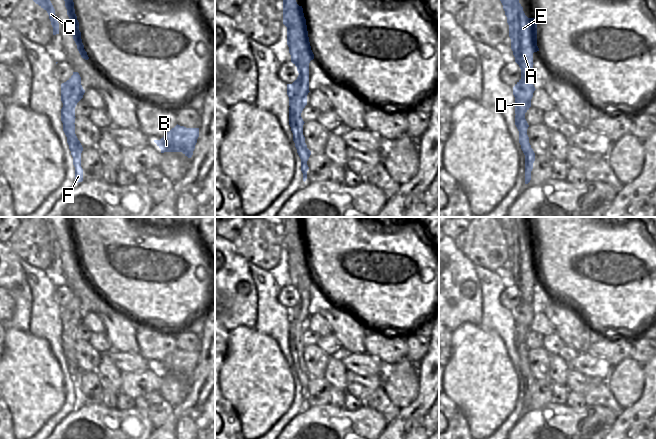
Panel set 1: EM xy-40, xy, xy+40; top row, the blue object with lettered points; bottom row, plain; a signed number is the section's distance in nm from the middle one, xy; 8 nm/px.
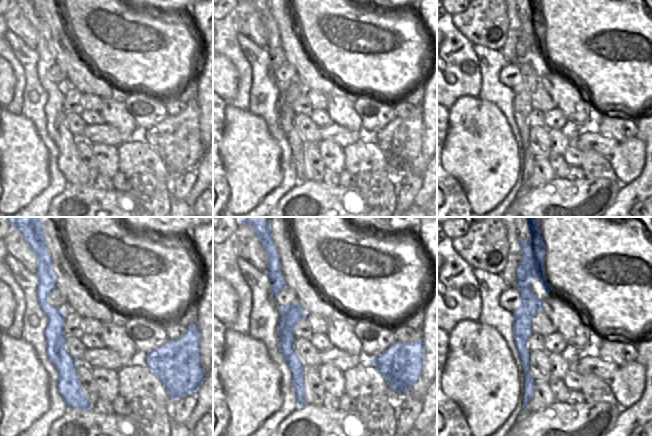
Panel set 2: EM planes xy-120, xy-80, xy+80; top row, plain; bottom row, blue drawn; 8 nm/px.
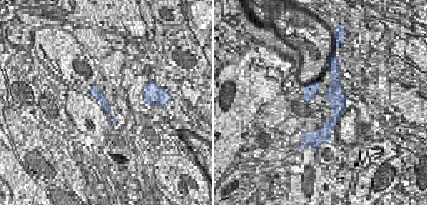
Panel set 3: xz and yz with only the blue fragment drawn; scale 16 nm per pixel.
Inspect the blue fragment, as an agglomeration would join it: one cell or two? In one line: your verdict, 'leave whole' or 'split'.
split

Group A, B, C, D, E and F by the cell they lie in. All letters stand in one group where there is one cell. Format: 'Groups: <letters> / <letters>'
Groups: A D E / B C F.

